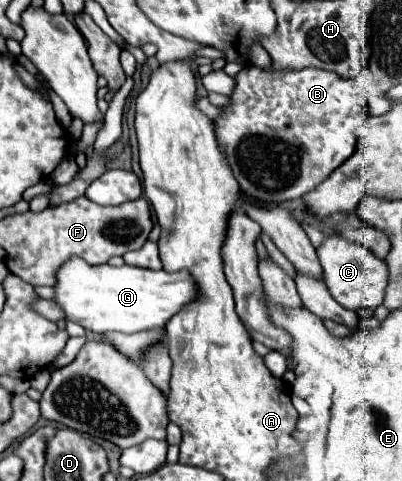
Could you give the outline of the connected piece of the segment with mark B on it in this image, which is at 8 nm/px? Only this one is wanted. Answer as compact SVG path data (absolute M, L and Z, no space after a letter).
M247 66L235 76L235 90L229 104L219 108L213 130L241 192L263 204L277 204L301 198L347 160L357 150L357 142L369 138L371 128L367 127L367 118L369 122L371 116L367 102L353 90L353 80L345 80L335 72L319 68L269 70Z

